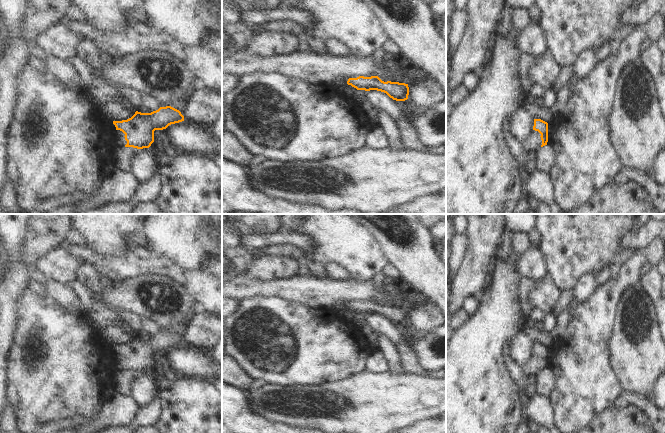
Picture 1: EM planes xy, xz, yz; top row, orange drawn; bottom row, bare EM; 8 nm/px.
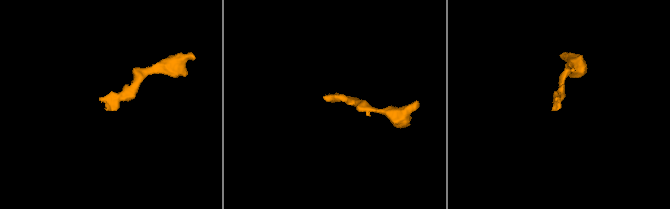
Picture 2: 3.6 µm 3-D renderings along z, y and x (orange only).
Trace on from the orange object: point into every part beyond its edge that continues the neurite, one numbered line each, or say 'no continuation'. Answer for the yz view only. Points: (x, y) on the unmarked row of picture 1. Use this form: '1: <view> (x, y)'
1: yz (533, 366)

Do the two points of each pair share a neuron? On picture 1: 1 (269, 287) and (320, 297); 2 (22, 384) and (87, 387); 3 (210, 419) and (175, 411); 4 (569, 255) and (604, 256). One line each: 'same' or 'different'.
1: same
2: same
3: same
4: same

